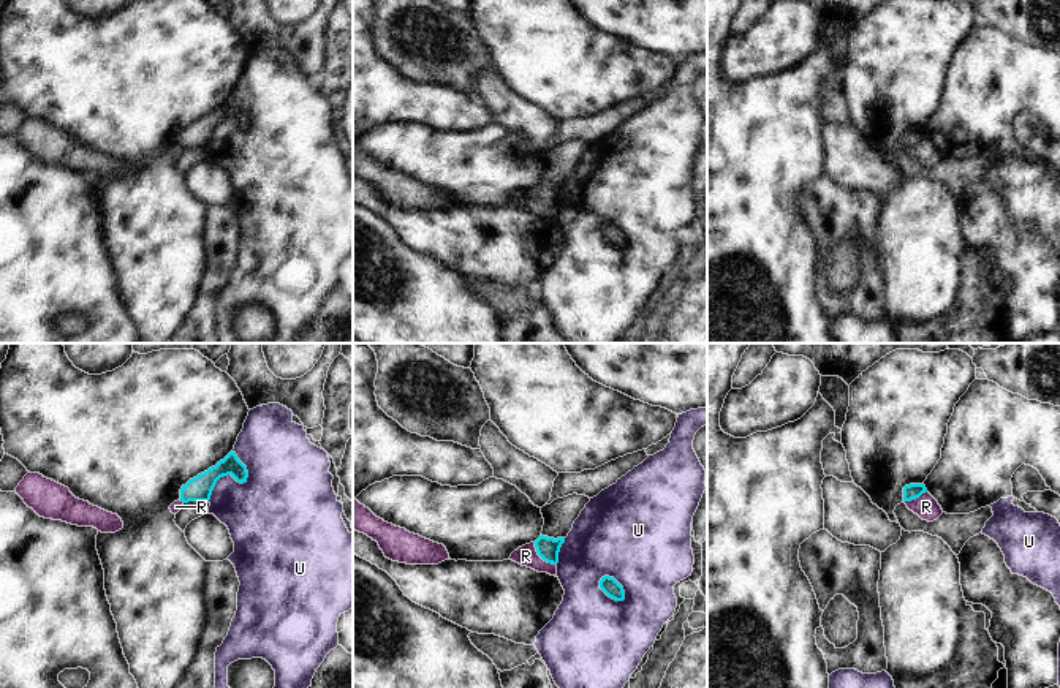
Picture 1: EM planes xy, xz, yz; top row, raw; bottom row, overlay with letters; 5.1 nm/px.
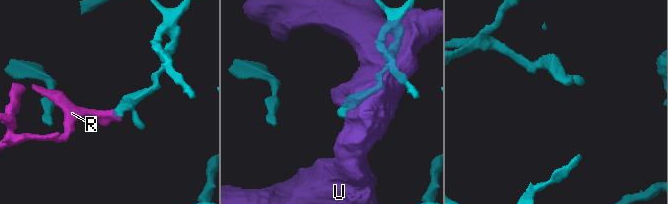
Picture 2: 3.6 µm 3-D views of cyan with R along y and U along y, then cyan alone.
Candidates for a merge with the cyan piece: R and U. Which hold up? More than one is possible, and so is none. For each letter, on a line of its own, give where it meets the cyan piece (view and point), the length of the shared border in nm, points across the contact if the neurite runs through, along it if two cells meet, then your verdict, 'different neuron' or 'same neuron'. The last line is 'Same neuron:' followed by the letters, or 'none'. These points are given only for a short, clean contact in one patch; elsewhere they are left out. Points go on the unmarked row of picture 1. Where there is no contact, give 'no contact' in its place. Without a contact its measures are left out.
R: contact xz (541, 203); length 170 nm; border xz (533, 189), (538, 200), (556, 211); different neuron
U: contact xy (236, 125); length 300 nm; different neuron
Same neuron: none

